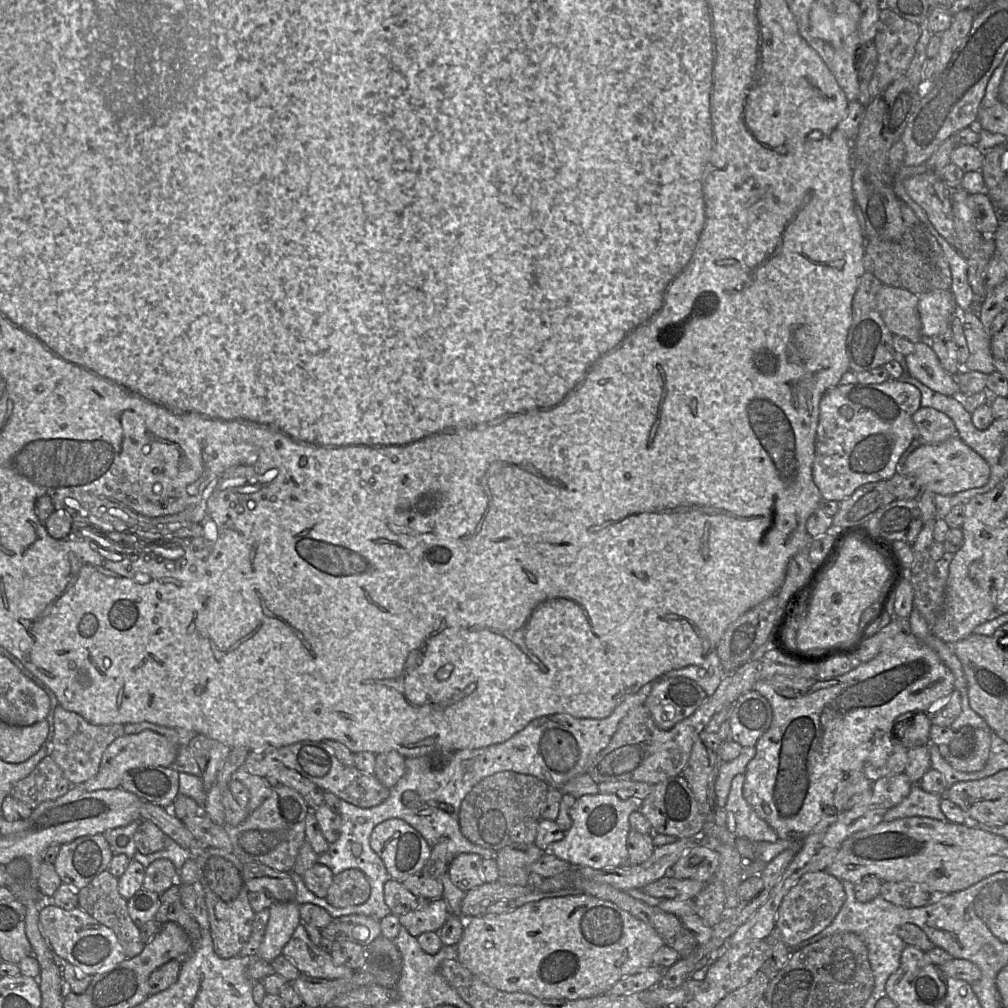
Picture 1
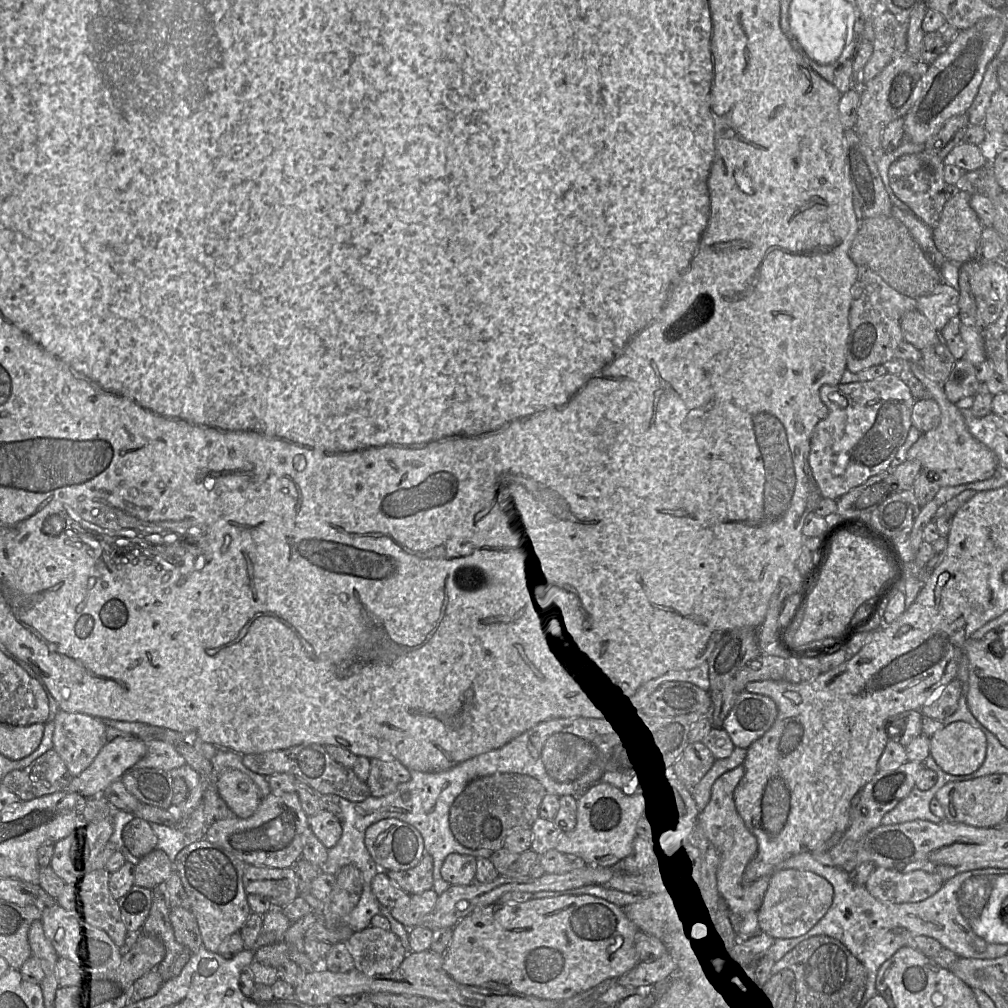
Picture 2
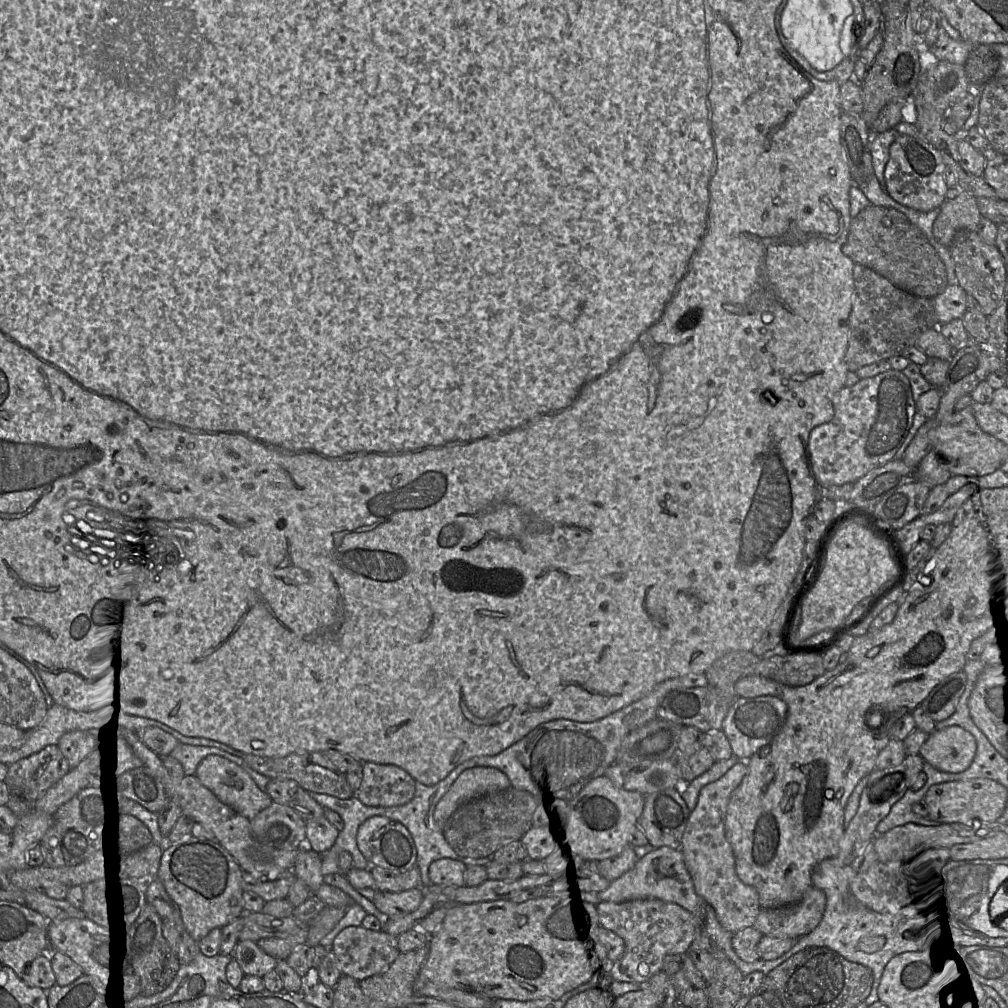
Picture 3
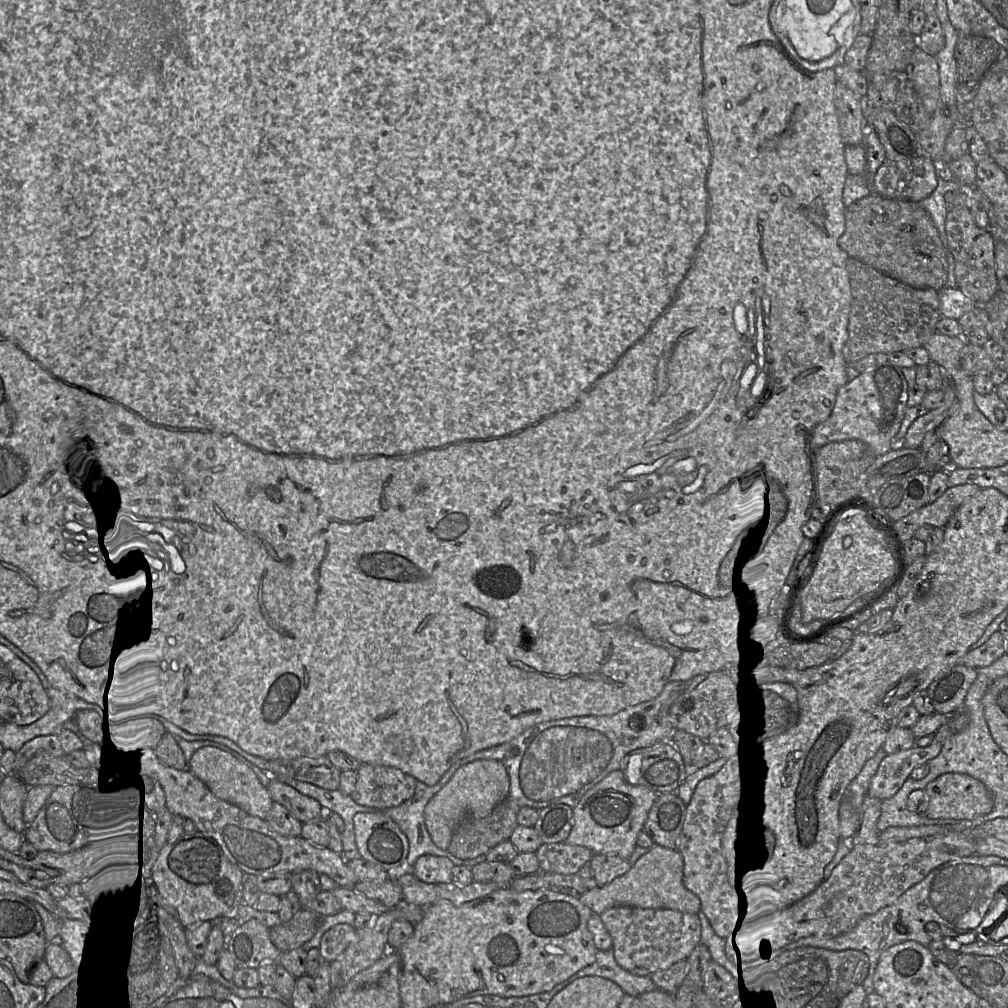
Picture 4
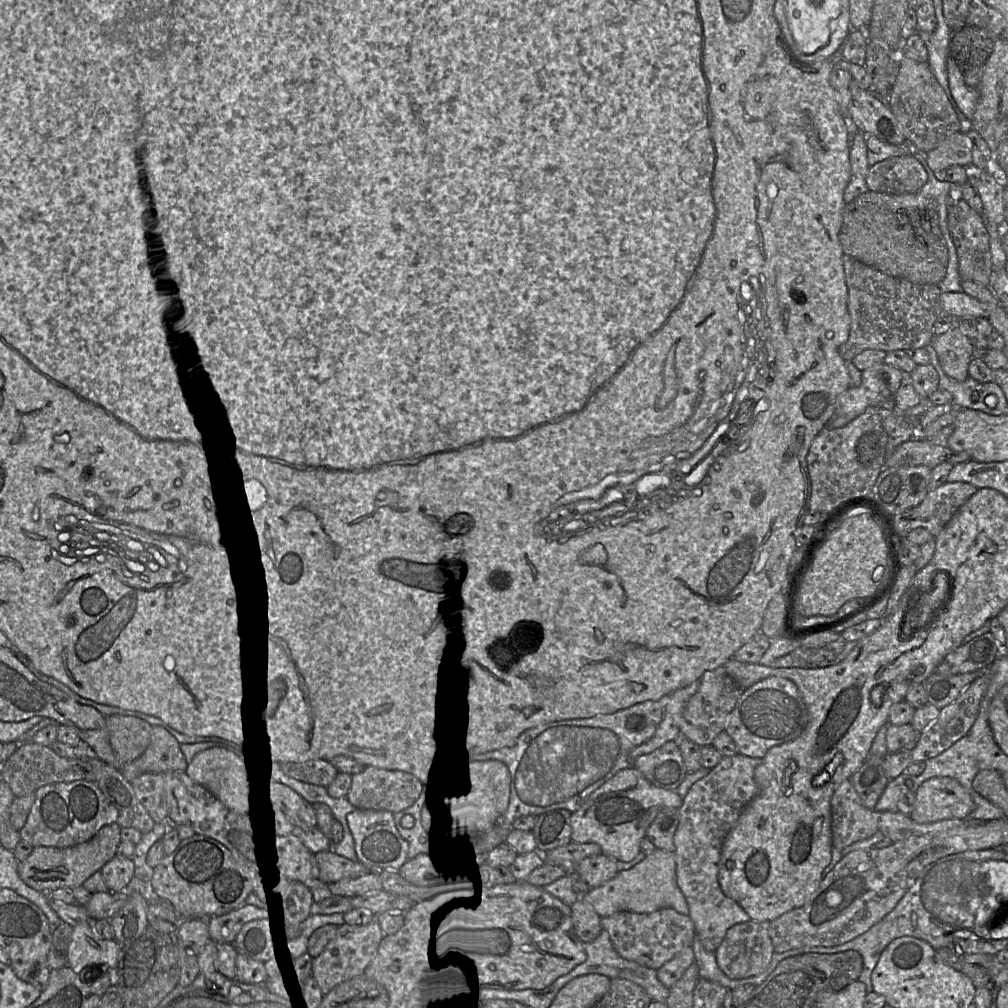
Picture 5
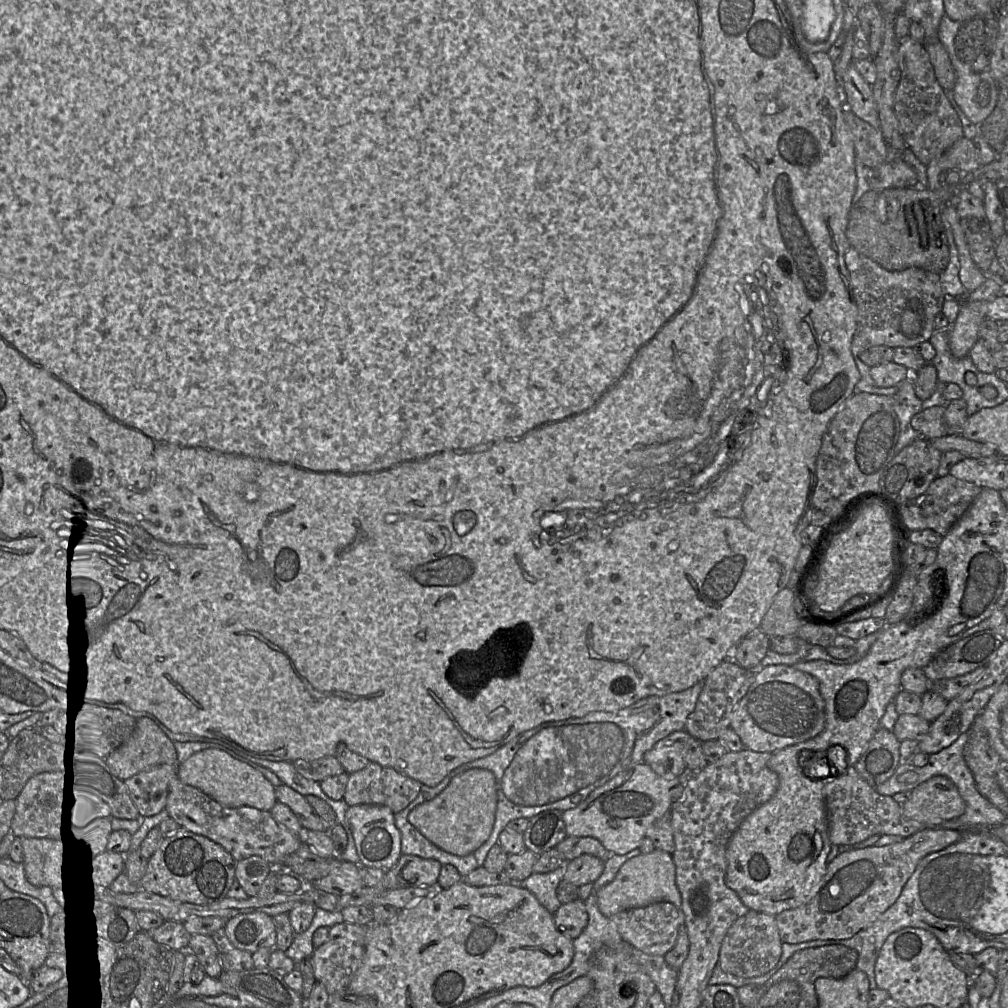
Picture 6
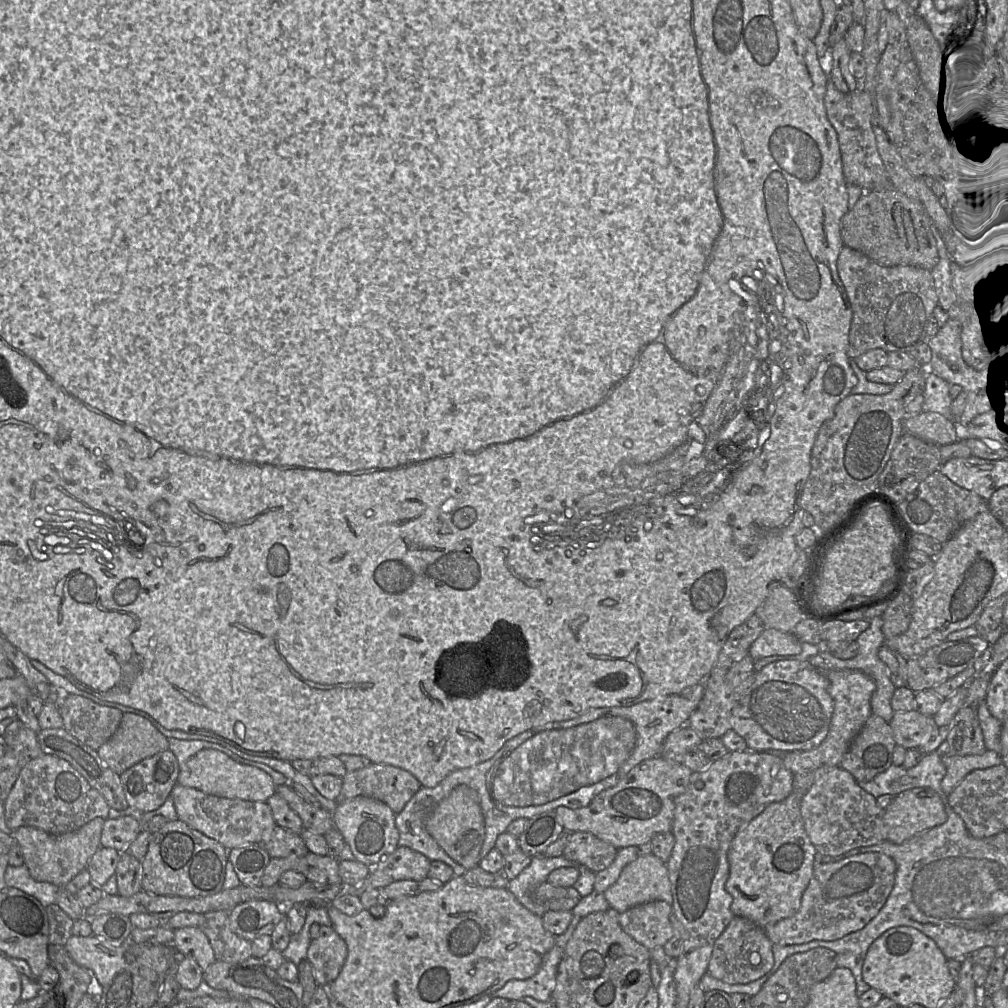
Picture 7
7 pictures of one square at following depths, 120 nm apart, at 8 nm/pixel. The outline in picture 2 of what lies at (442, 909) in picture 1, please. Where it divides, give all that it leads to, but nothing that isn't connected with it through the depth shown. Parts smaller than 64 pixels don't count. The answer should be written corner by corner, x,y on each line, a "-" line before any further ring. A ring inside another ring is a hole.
434,889
411,895
407,903
392,908
390,915
409,929
421,926
423,918
434,909
438,896

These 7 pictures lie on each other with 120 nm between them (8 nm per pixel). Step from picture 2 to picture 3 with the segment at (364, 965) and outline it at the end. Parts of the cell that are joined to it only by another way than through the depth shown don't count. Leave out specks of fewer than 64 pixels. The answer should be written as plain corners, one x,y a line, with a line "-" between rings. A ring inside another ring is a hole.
348,926
341,930
330,947
336,956
342,975
361,981
387,970
400,954
397,936
382,930
374,931
360,926

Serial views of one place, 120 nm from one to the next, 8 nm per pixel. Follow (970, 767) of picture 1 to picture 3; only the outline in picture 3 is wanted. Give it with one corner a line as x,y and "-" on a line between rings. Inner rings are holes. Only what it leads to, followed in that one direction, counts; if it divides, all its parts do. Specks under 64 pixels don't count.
953,725
929,734
919,755
925,762
948,773
960,773
972,764
977,750
975,737

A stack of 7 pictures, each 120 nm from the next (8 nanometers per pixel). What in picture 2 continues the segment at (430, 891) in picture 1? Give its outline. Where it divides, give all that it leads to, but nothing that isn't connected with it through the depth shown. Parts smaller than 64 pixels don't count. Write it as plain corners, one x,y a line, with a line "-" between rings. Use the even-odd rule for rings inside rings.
426,853
420,863
412,869
385,873
394,886
409,895
420,894
434,887
433,860

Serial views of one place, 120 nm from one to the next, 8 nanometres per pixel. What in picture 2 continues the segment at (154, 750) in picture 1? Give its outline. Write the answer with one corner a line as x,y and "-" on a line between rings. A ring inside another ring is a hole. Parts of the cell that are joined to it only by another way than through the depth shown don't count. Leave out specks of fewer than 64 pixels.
120,736
107,742
93,762
66,788
84,797
103,794
106,788
133,767
147,753
145,740
134,736

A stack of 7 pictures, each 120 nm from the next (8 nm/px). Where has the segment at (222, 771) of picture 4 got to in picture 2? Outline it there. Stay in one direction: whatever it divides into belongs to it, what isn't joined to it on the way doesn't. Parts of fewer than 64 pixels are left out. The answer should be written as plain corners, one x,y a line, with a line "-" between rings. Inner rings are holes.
236,769
223,771
215,786
233,815
239,818
252,816
263,799
259,787
252,779

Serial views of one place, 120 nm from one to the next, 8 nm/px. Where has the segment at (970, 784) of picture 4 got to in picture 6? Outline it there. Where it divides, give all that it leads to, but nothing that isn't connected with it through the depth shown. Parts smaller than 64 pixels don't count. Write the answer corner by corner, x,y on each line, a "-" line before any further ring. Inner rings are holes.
934,776
911,790
901,807
906,818
928,828
957,819
965,812
966,804
949,778

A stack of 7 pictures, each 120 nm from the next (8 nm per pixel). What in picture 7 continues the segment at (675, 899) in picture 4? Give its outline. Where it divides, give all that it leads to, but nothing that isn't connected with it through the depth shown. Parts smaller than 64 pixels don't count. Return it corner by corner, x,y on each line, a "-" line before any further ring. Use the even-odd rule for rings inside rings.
652,853
638,856
623,868
617,881
607,888
605,898
610,908
620,914
631,907
654,900
672,905
666,863

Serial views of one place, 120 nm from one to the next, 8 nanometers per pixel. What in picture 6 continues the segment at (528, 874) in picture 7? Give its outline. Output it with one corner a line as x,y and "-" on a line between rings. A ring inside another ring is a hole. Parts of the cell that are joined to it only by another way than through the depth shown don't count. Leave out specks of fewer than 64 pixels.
564,860
554,871
548,873
532,873
523,882
519,882
521,887
533,893
540,904
552,914
562,905
557,898
556,891
558,885
563,881
568,863
568,860

